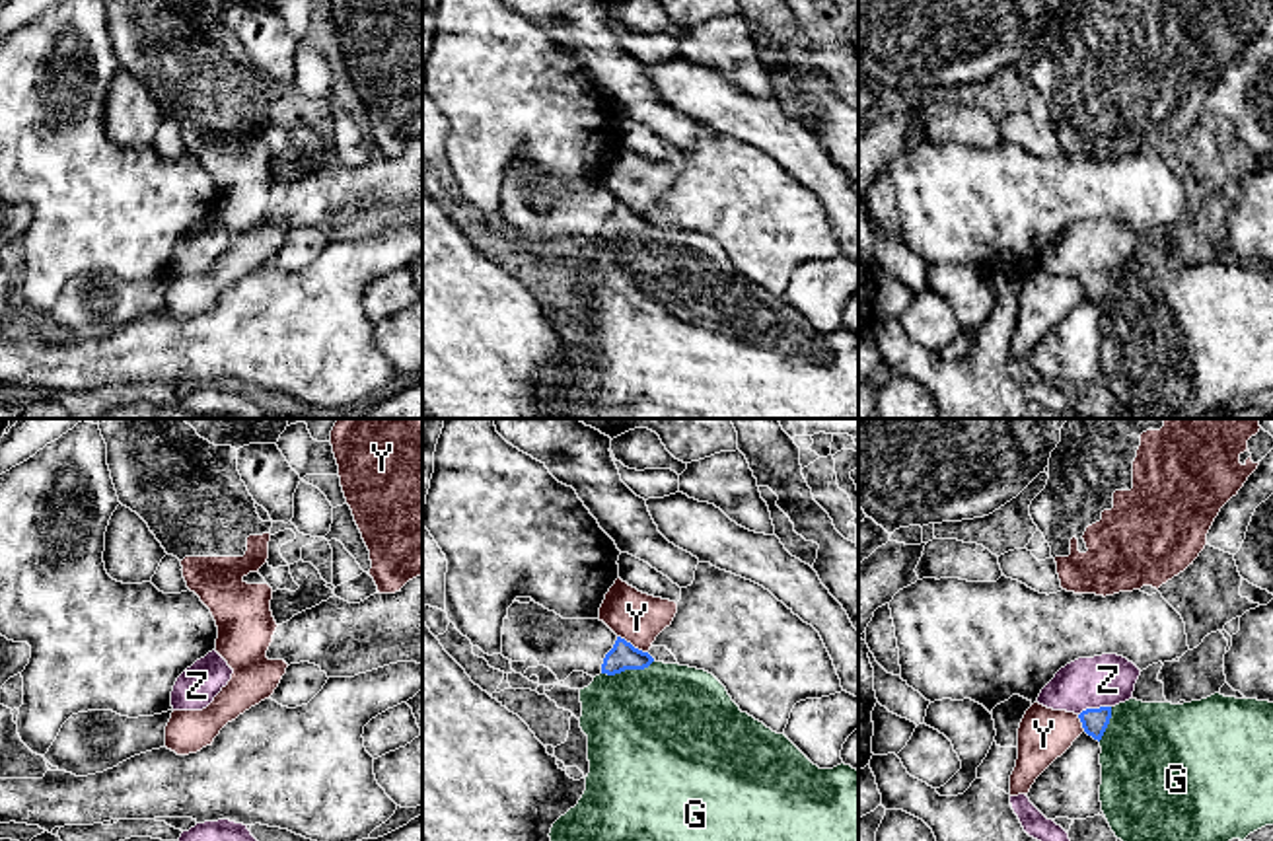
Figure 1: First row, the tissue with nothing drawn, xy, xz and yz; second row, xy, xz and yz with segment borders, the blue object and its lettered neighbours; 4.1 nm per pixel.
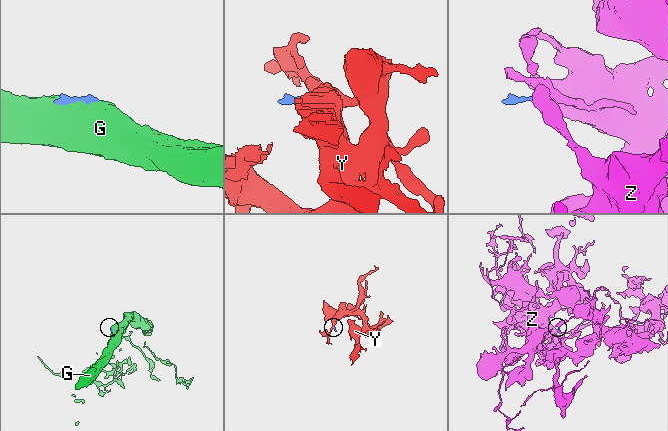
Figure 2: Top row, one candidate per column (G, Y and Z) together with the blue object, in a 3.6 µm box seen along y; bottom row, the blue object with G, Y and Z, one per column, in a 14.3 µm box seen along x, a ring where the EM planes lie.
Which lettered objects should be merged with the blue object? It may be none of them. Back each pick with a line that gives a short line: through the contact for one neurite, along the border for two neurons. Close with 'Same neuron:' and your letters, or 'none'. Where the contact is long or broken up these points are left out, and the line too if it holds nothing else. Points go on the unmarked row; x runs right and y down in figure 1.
Y: line xz (623, 219), (631, 209), (637, 182)
Same neuron: Y

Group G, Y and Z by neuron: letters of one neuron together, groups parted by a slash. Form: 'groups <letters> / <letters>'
groups G / Y / Z

